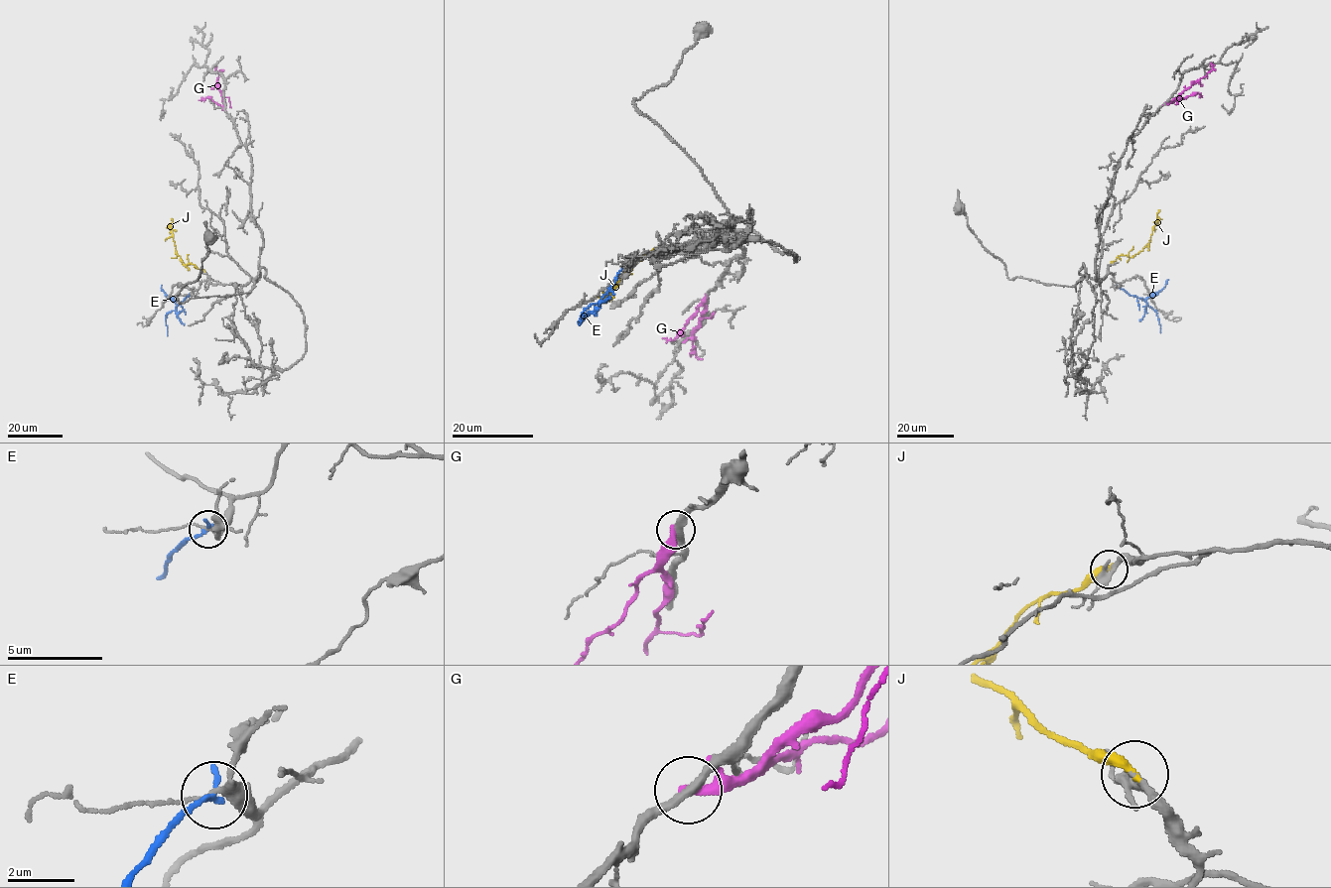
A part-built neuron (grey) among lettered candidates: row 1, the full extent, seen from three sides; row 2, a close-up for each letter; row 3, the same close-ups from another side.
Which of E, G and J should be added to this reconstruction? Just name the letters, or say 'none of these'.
J

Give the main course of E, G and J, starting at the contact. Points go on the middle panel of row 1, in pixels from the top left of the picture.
E: (628, 261), (601, 298), (589, 306), (582, 315), (580, 325)
G: (706, 295), (701, 324), (695, 329), (695, 351), (689, 354), (692, 351)
J: (656, 250), (638, 258), (608, 294), (605, 299), (609, 298), (608, 300)

